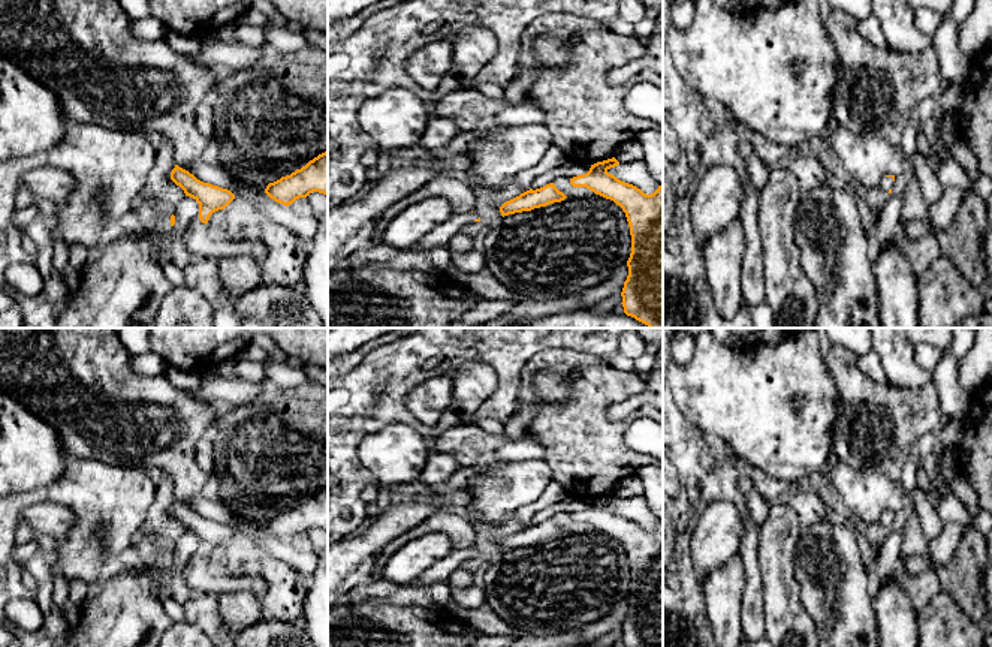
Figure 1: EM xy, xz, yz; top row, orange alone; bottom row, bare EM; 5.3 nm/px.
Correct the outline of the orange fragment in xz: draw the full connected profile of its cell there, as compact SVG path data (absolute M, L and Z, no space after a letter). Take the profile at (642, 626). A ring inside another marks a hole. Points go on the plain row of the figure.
M615 493L597 497L570 520L613 536L625 548L631 589L621 628L624 647L663 647L663 523L646 530L607 508L618 500Z

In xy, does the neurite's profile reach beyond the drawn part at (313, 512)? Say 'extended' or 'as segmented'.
as segmented

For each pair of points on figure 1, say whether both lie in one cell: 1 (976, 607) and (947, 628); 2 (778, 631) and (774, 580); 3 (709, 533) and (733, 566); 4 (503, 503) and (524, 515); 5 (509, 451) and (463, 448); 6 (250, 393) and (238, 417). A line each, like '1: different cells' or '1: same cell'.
1: different cells
2: same cell
3: different cells
4: different cells
5: same cell
6: different cells

